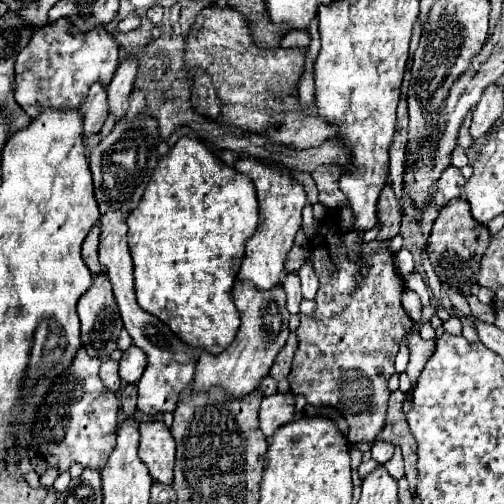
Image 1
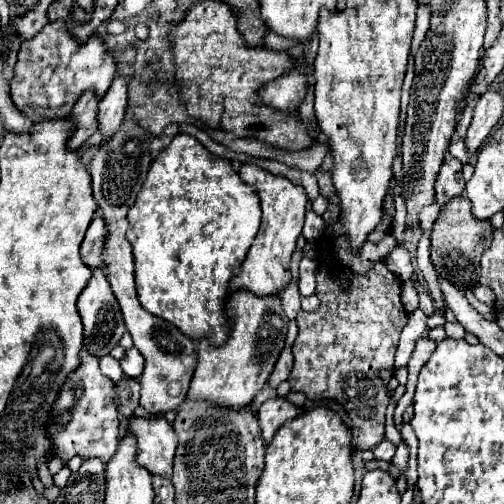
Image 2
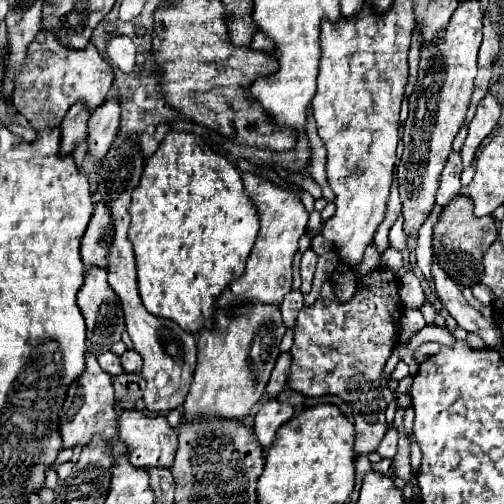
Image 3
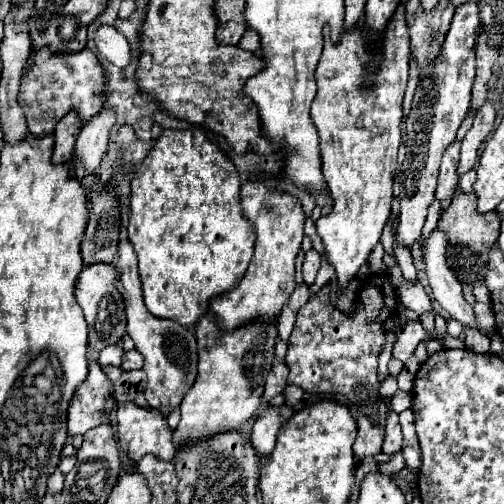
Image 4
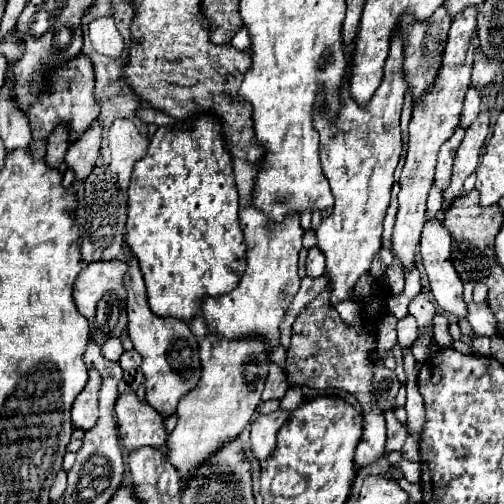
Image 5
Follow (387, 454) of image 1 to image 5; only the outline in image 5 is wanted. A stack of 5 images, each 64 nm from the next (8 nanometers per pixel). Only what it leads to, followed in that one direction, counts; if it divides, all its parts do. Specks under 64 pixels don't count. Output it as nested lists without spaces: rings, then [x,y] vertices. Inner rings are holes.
[[[386,410],[384,412],[386,416],[386,424],[388,424],[388,442],[386,442],[386,452],[394,452],[394,450],[400,450],[408,438],[408,430],[406,426],[396,420],[394,412],[392,410]]]

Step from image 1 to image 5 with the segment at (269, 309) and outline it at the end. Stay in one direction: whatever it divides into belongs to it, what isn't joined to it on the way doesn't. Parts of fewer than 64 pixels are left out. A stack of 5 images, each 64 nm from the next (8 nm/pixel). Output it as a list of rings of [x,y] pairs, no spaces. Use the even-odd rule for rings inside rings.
[[[202,316],[190,320],[190,330],[200,344],[202,378],[198,386],[184,396],[178,404],[178,424],[166,440],[166,460],[174,464],[180,474],[182,486],[192,480],[196,468],[210,460],[222,444],[230,444],[238,438],[244,426],[250,422],[256,406],[260,404],[260,394],[264,390],[264,380],[268,374],[268,354],[264,342],[258,338],[246,340],[224,340],[222,336],[210,334]]]

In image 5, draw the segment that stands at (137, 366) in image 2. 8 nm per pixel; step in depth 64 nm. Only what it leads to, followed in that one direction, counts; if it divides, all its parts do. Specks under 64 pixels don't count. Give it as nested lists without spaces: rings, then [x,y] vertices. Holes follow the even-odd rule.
[[[130,350],[130,352],[124,352],[122,358],[120,358],[120,366],[124,370],[130,370],[130,368],[138,368],[142,364],[142,356],[136,352],[136,350]]]

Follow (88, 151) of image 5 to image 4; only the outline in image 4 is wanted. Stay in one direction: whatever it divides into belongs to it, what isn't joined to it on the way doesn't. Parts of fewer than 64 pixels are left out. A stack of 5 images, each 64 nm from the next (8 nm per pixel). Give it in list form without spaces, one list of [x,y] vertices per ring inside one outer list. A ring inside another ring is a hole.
[[[102,110],[80,130],[72,154],[74,154],[74,160],[80,162],[88,174],[94,174],[96,168],[100,166],[106,154],[108,134],[114,124],[116,124],[114,112]]]

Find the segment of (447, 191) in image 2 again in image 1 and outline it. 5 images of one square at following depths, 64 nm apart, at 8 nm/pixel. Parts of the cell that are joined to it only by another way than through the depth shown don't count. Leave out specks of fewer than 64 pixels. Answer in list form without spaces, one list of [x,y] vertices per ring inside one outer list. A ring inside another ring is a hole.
[[[450,164],[450,166],[442,172],[440,180],[436,182],[434,202],[442,208],[442,206],[446,206],[452,198],[460,198],[464,184],[466,184],[466,180],[464,180],[464,176],[460,174],[460,168],[456,168],[456,166]]]

